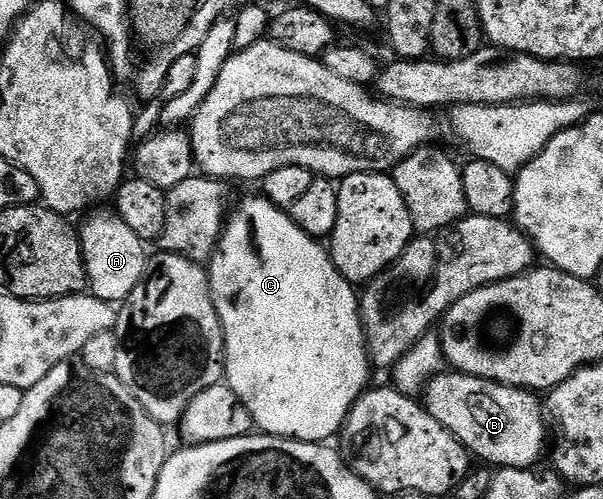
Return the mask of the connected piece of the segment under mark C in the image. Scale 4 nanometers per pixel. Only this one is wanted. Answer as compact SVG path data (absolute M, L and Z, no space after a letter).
M262 196L247 198L239 207L232 209L229 221L223 227L223 234L219 238L219 244L215 248L209 263L209 277L211 280L211 299L217 308L217 316L223 325L223 353L225 355L225 382L233 392L249 408L256 427L262 433L277 438L289 438L296 442L326 443L340 433L343 423L351 414L359 397L368 389L367 381L371 378L373 363L370 354L367 353L367 337L363 331L363 317L359 315L360 295L356 287L341 276L341 272L331 263L330 253L323 250L318 241L310 238L292 220L290 213L280 210L271 201Z

